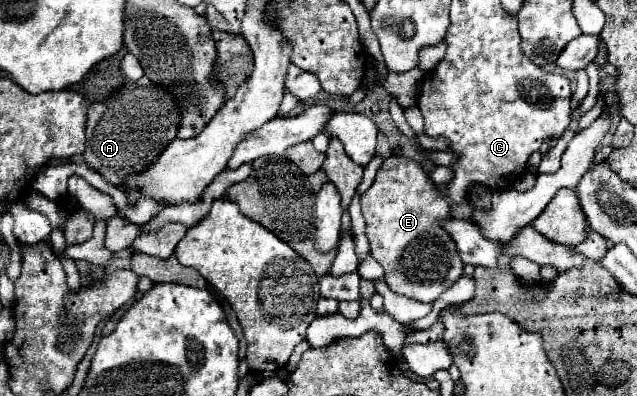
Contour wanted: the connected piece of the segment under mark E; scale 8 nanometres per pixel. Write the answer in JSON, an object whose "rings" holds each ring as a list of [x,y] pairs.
{"rings":[[[399,156],[383,160],[373,186],[361,196],[361,210],[367,224],[365,234],[371,244],[371,256],[381,264],[385,272],[385,282],[393,292],[413,298],[417,302],[433,302],[463,276],[463,262],[457,254],[455,242],[439,226],[441,220],[451,216],[449,202],[439,194],[435,184],[427,178],[427,172],[417,162]]]}

